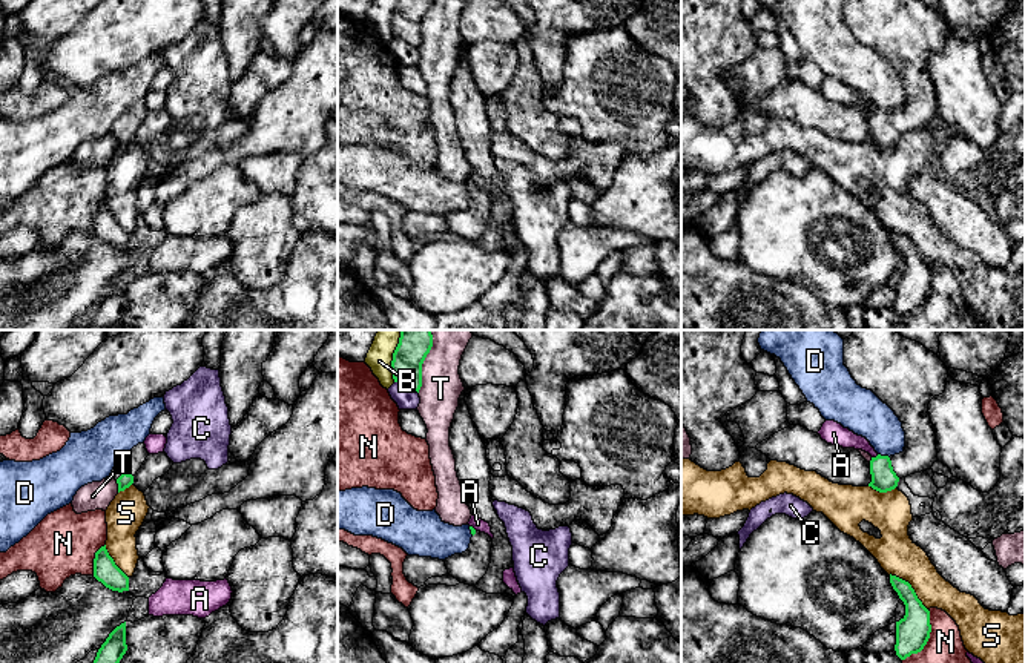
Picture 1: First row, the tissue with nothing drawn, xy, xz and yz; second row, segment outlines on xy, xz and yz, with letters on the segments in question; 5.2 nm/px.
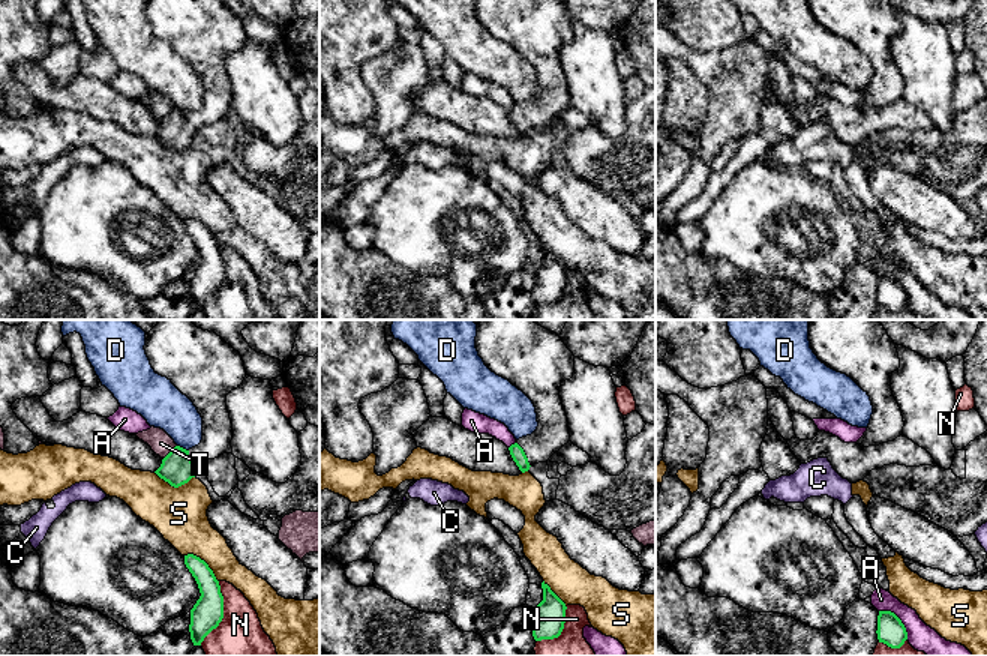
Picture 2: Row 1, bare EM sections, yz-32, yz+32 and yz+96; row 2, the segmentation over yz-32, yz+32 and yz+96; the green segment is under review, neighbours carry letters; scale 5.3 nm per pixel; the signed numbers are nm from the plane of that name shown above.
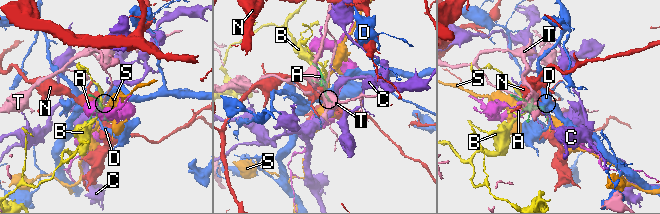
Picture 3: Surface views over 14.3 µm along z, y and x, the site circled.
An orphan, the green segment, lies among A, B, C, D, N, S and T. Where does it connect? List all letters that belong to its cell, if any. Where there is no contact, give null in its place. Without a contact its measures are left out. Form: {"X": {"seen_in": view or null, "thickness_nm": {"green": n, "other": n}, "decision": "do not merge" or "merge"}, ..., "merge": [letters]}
{"A": {"seen_in": "yz", "thickness_nm": {"green": 130, "other": 110}, "decision": "do not merge"}, "B": {"seen_in": "xz", "thickness_nm": {"green": 160, "other": 140}, "decision": "do not merge"}, "C": {"seen_in": "xz", "thickness_nm": {"green": 160, "other": 120}, "decision": "do not merge"}, "D": {"seen_in": "yz", "thickness_nm": {"green": 130, "other": 220}, "decision": "do not merge"}, "N": {"seen_in": "yz", "thickness_nm": {"green": 180, "other": 320}, "decision": "do not merge"}, "S": {"seen_in": "yz", "thickness_nm": {"green": 180, "other": 220}, "decision": "do not merge"}, "T": {"seen_in": "xz", "thickness_nm": {"green": 160, "other": 220}, "decision": "do not merge"}, "merge": []}

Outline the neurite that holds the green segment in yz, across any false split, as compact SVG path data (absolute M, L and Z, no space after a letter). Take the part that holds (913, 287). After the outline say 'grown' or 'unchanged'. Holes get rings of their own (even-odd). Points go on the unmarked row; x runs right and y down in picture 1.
M890 230L890 239L905 261L905 272L896 278L895 307L901 316L924 305L930 295L930 267L918 255L911 241Z | unchanged

